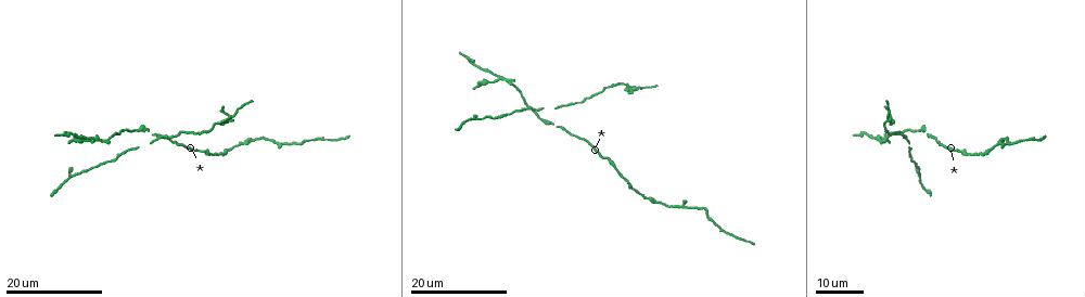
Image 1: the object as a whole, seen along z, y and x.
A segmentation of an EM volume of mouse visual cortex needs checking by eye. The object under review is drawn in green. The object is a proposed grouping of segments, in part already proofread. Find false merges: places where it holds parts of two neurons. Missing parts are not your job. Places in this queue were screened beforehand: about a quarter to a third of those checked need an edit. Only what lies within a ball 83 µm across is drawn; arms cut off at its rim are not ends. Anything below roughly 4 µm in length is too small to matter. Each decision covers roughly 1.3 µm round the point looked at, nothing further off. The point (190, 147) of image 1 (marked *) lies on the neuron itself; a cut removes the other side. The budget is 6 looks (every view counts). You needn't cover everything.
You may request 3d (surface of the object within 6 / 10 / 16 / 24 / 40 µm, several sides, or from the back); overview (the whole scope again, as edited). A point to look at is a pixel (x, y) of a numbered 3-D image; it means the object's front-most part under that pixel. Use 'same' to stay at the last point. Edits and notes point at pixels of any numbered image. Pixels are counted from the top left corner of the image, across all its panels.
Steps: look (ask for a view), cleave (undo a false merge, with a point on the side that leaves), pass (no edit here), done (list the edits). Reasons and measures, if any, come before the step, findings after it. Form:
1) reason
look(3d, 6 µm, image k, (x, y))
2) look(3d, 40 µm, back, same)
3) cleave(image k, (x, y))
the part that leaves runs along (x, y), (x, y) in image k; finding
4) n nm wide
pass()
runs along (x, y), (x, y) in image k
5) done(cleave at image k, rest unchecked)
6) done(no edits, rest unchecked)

look(3d, 16 µm, image 1, (144, 129))

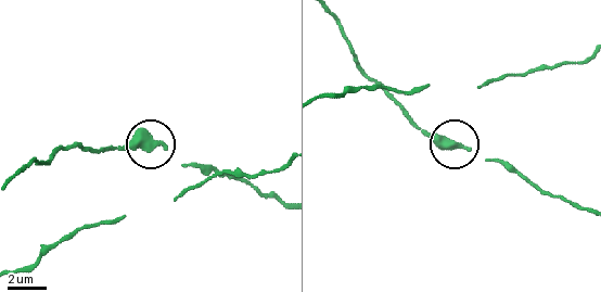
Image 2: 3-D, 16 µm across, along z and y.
look(3d, 6 µm, image 2, (453, 146))

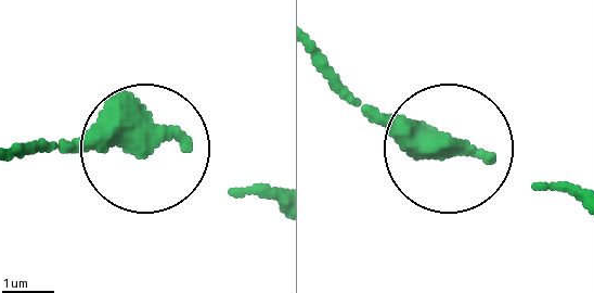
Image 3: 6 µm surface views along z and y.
look(3d, 6 µm, back, image 3, (448, 144))

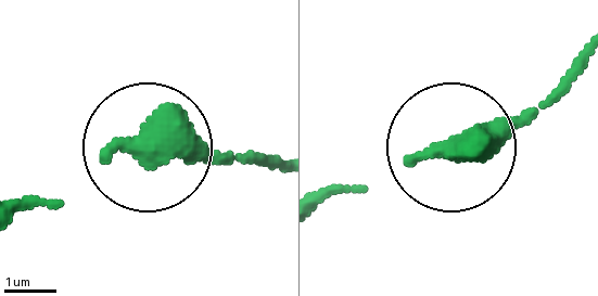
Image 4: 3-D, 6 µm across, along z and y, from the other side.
530 nm wide
pass()
all the same neuron

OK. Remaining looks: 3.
three-way junction
look(3d, 16 µm, image 1, (95, 140))

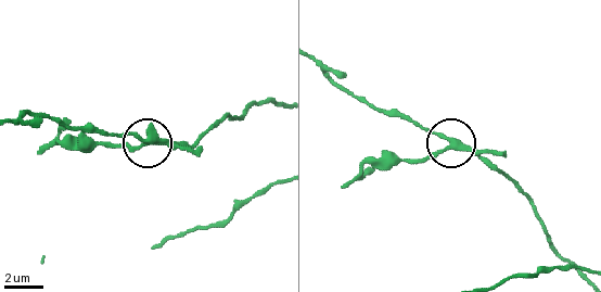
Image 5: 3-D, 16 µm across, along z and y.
look(3d, 10 µm, image 5, (149, 138))

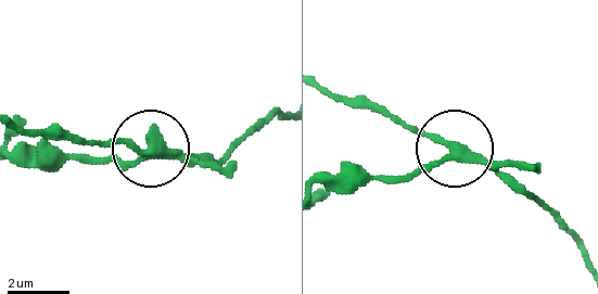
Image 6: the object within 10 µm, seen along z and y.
310 nm wide
cleave(image 6, (127, 169))
the part that leaves runs along (165, 160), (20, 160) in image 6; a second neuron is stuck on

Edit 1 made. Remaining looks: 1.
done(cleave at image 6, rest unchecked)

